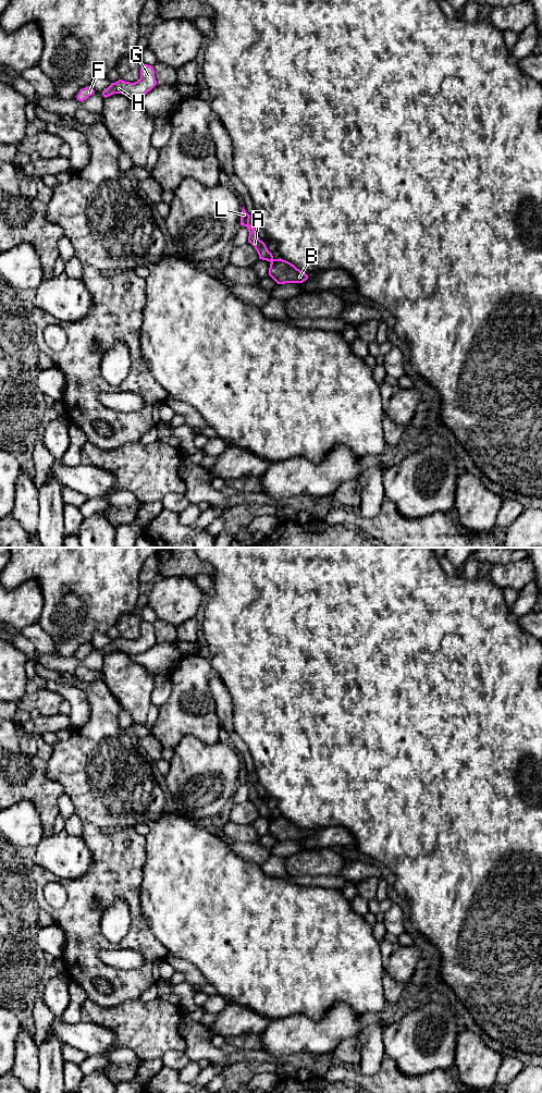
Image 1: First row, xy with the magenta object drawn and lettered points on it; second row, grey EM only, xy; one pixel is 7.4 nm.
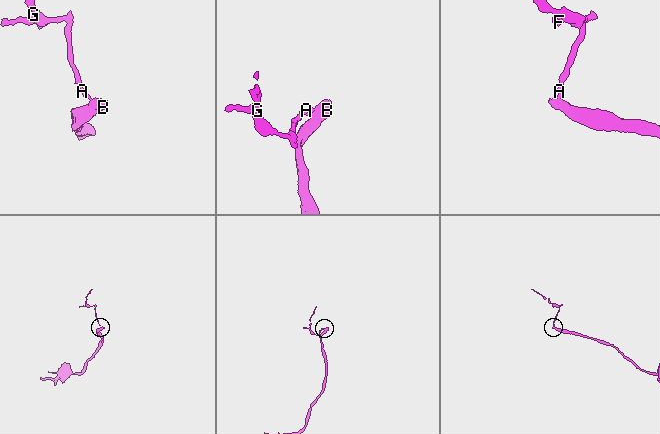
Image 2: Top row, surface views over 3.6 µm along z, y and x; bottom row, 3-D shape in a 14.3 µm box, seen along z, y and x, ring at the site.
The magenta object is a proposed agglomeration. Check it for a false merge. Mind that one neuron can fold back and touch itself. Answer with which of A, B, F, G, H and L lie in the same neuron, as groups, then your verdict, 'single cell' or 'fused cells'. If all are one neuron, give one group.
A F G H L / B | fused cells

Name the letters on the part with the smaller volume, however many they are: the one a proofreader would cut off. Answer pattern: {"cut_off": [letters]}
{"cut_off": ["A", "F", "G", "H", "L"]}

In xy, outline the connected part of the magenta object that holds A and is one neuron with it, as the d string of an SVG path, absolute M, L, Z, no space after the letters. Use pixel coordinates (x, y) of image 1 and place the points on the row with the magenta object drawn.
M243 207L241 225L244 225L248 229L248 232L249 232L248 243L250 243L255 247L255 249L257 250L259 255L259 259L267 260L270 262L273 261L274 259L272 254L268 250L266 244L262 241L260 241L259 237L257 236L255 232L255 228L252 228L249 224L249 219L250 219L250 214L248 214Z

